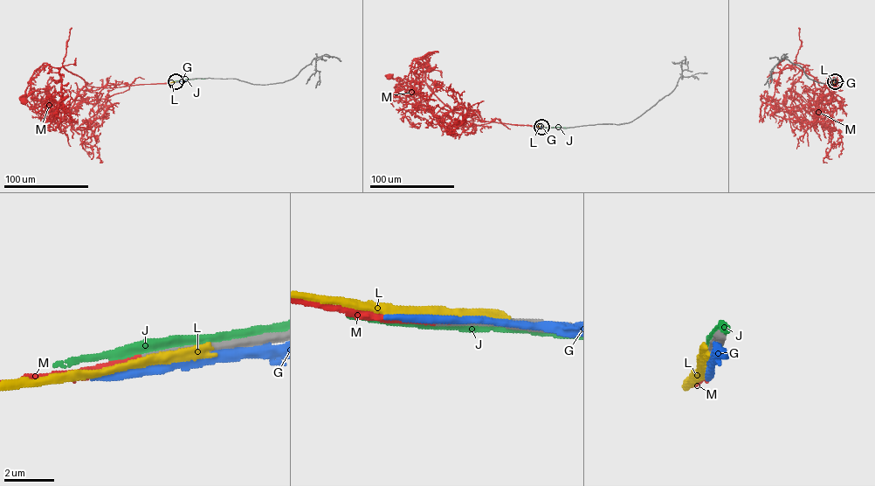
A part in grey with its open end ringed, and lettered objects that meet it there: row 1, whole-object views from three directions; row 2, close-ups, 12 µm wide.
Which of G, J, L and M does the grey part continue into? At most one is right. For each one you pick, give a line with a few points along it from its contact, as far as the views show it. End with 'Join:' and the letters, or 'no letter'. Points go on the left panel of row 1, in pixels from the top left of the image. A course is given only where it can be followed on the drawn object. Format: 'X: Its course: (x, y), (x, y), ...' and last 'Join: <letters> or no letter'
M: Its course: (175, 81), (104, 87), (86, 82), (72, 108), (62, 112), (59, 103), (44, 93), (33, 91), (24, 101)
Join: M

